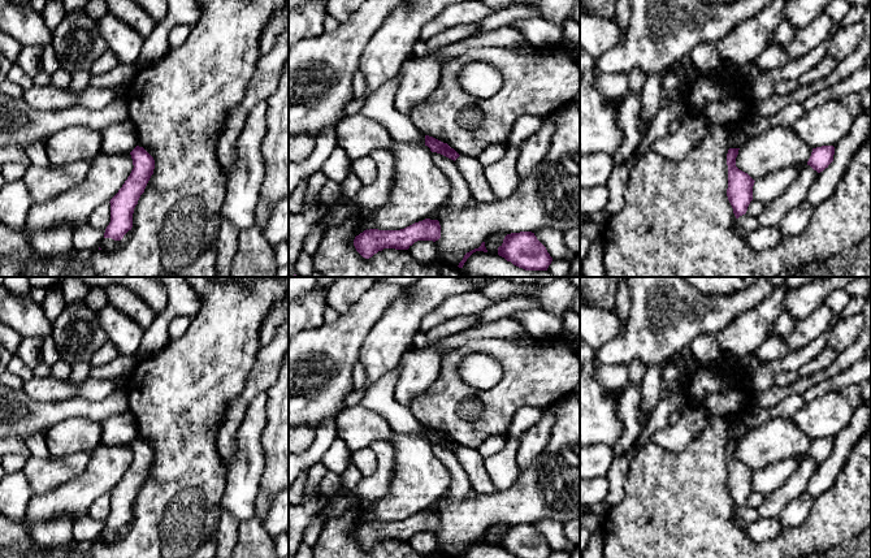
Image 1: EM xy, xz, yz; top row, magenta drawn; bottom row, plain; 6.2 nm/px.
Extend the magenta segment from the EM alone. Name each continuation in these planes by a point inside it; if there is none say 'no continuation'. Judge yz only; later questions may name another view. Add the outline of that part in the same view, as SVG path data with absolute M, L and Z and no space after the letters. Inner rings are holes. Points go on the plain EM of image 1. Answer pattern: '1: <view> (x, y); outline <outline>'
no continuation

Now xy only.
no continuation

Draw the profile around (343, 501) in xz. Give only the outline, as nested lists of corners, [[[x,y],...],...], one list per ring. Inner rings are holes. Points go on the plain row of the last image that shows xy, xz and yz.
[[[341,489],[334,496],[322,501],[322,507],[317,515],[322,522],[326,522],[330,518],[339,518],[344,512],[359,507],[361,499],[354,492]]]

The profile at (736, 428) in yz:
[[[731,418],[728,420],[729,440],[740,440],[745,434],[746,431],[748,431],[748,428],[745,427],[745,424],[740,419]]]

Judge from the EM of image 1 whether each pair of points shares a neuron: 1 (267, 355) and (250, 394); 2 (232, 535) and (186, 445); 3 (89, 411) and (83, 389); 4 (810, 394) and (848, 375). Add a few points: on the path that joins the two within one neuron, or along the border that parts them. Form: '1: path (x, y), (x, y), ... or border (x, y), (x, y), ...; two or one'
1: path (267, 364), (264, 373), (254, 385); one
2: border (221, 509), (216, 544); two
3: border (115, 389), (98, 401), (72, 397), (56, 402); two
4: path (819, 389), (839, 381); one

